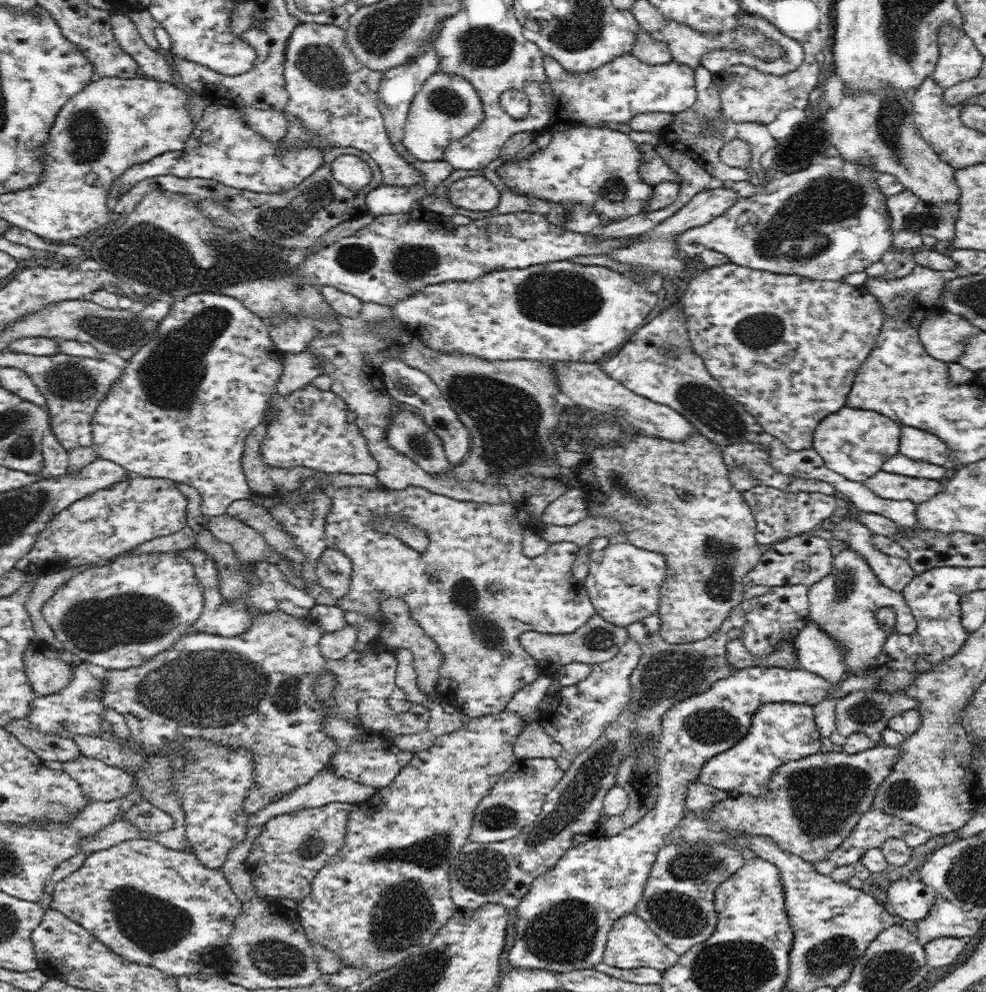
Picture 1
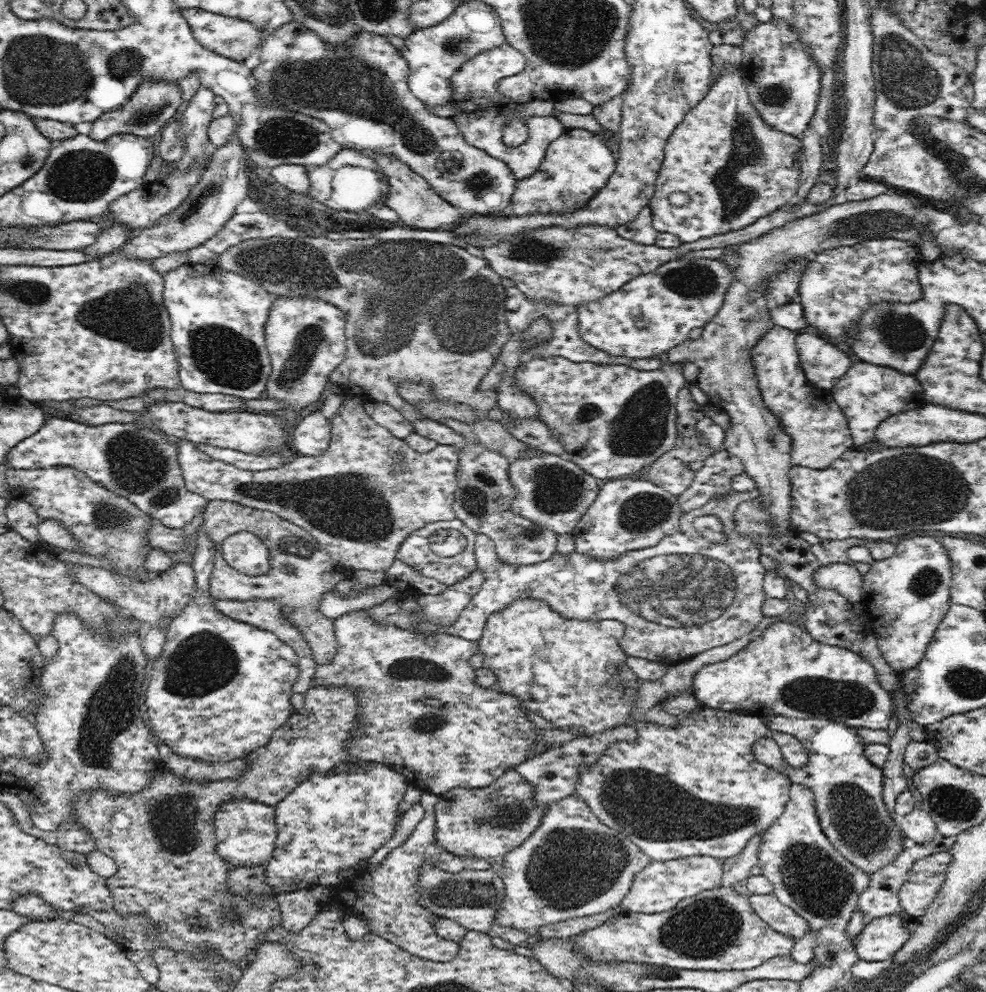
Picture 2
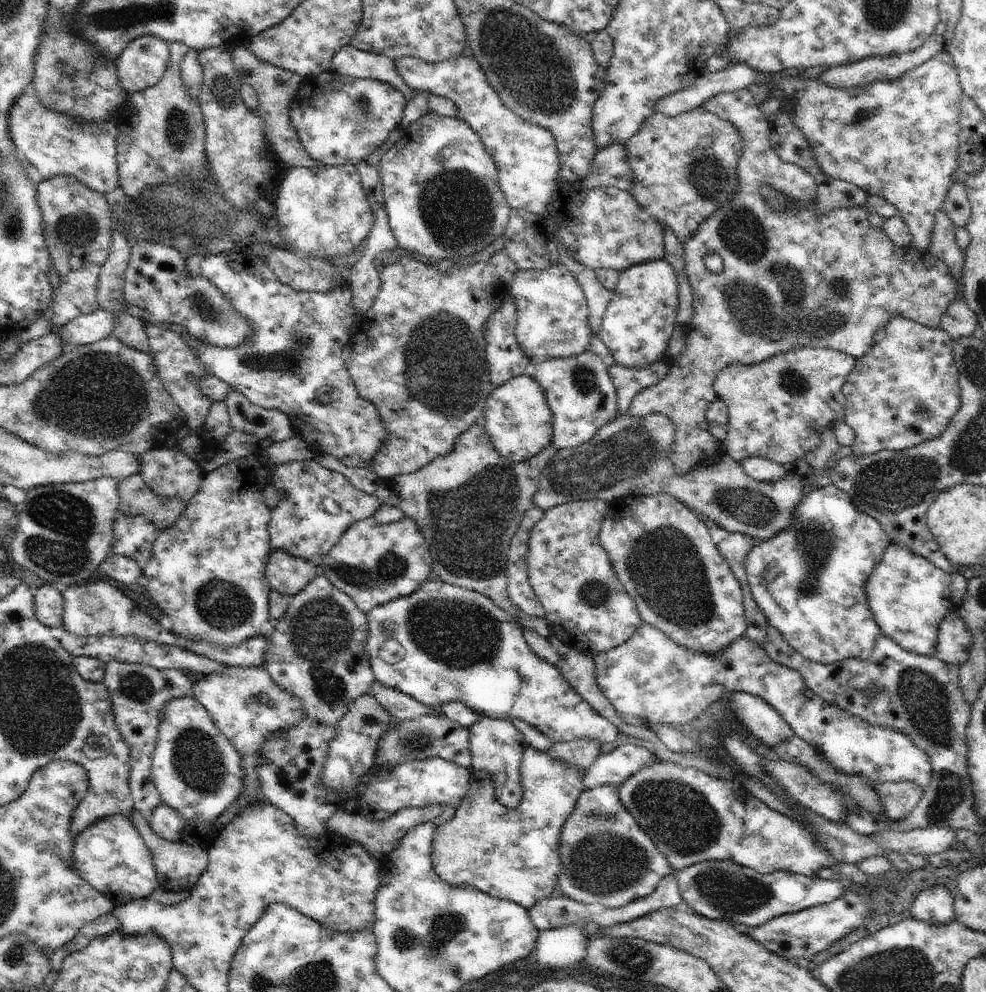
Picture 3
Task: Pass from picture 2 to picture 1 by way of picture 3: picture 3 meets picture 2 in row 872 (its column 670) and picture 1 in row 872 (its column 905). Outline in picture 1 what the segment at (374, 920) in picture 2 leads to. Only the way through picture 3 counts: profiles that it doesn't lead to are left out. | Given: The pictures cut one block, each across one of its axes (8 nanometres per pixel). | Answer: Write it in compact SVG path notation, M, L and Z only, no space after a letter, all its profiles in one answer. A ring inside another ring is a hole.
M334 802L318 808L302 808L268 820L244 862L255 891L276 900L290 898L299 903L306 899L311 891L311 880L344 846L347 820L353 806Z

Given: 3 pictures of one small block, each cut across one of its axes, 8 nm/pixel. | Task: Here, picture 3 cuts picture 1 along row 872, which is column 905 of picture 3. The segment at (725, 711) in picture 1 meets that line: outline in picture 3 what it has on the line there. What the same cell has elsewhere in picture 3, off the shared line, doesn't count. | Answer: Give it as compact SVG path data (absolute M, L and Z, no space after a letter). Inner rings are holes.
M890 540L880 562L868 575L865 591L869 608L882 634L892 638L908 652L936 656L939 624L964 600L968 581L957 569L950 572L939 569L926 557L913 553L902 541Z

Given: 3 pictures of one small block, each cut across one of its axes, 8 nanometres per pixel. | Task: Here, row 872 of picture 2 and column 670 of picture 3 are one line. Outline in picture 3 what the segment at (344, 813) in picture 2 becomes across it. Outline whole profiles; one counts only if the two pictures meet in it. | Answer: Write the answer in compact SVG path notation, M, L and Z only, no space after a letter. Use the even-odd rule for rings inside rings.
M664 258L631 266L620 273L613 294L599 336L610 349L614 364L645 367L667 355L672 335L680 329L676 324L679 286L674 267Z

